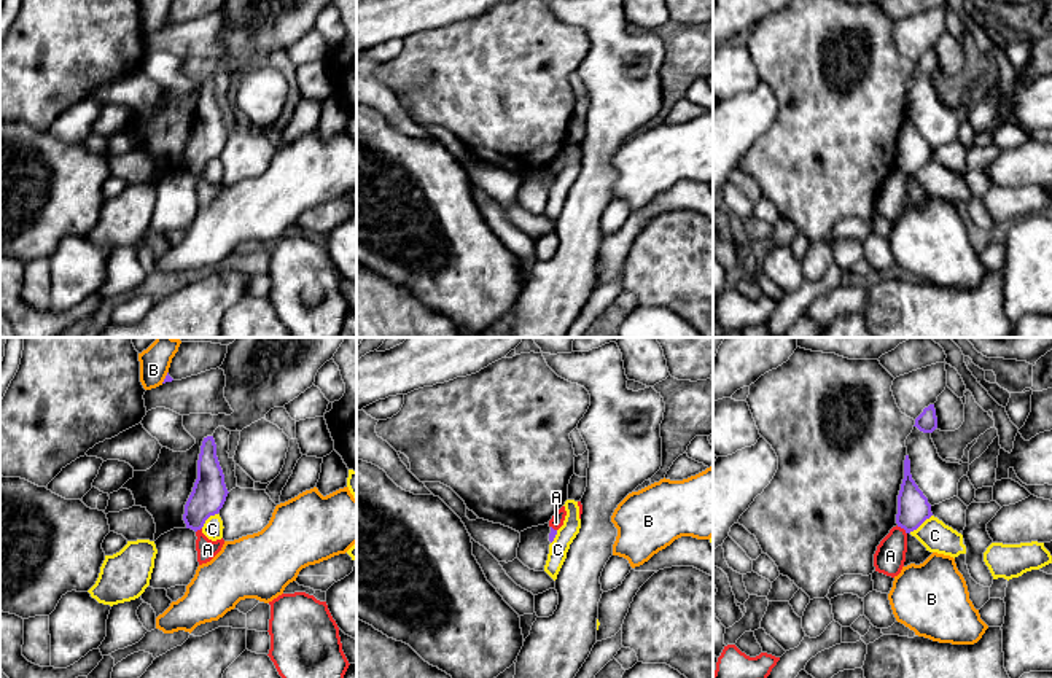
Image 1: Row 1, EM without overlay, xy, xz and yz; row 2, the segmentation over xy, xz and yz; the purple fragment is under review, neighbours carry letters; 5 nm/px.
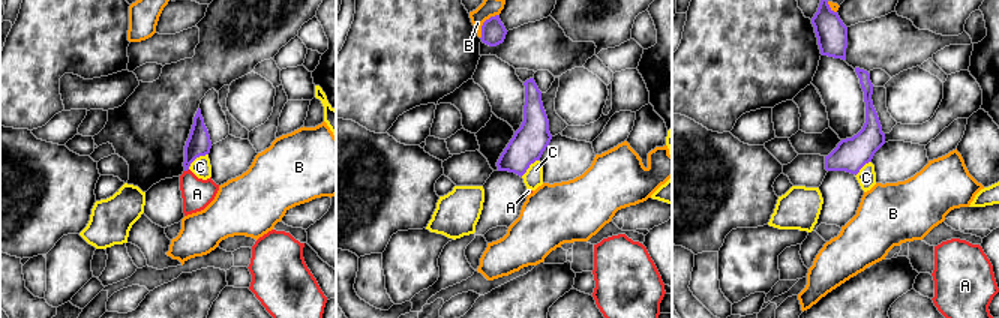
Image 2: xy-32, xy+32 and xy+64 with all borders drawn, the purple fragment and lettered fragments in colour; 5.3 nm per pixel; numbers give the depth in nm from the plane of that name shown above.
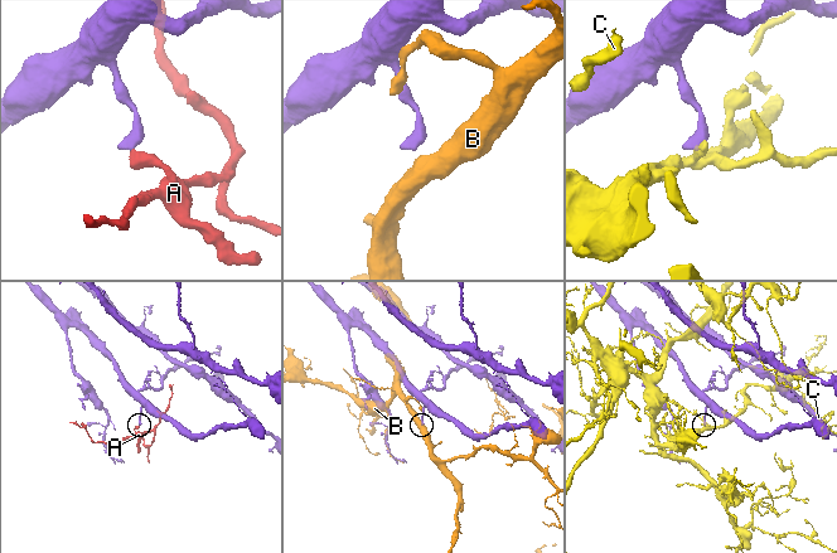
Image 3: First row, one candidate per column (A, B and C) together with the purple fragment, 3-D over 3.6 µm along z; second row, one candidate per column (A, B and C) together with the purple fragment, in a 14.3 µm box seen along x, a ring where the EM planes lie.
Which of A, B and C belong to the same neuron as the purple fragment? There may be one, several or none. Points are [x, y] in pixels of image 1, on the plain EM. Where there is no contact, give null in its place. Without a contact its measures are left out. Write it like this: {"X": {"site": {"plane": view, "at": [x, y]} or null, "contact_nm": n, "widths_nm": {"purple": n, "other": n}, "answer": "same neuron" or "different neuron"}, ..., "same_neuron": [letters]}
{"A": {"site": {"plane": "yz", "at": [903, 171]}, "contact_nm": 70, "widths_nm": {"purple": 160, "other": 160}, "answer": "different neuron"}, "B": {"site": {"plane": "xy", "at": [166, 21]}, "contact_nm": 70, "widths_nm": {"purple": 30, "other": 140}, "answer": "different neuron"}, "C": {"site": {"plane": "yz", "at": [920, 167]}, "contact_nm": 150, "widths_nm": {"purple": 160, "other": 160}, "answer": "different neuron"}, "same_neuron": []}

